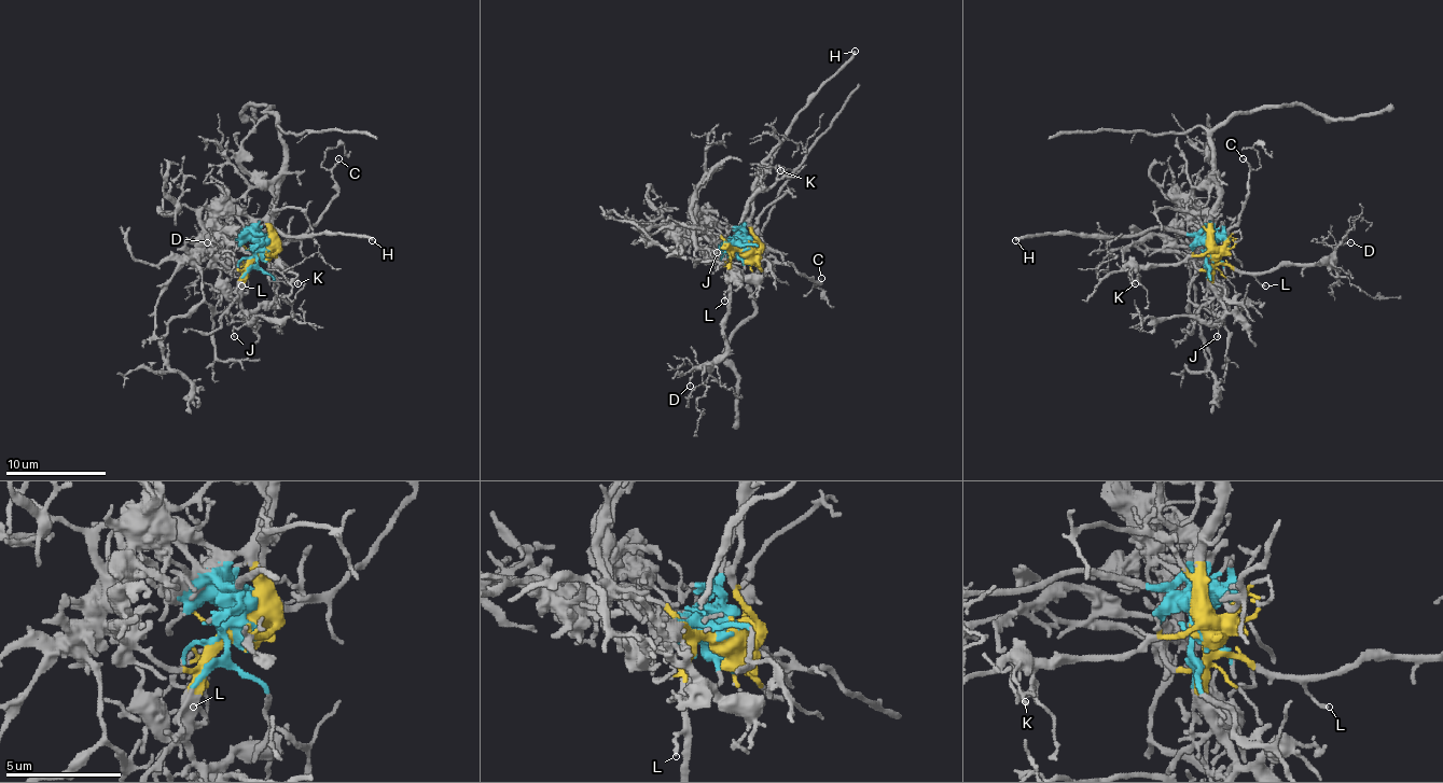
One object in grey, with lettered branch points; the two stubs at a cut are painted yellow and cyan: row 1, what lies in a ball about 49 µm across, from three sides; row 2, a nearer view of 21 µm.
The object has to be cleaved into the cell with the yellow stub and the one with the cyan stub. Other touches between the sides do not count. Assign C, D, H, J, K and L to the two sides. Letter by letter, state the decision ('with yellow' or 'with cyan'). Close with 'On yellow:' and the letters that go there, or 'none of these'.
C: with cyan
D: with yellow
H: with cyan
J: with yellow
K: with yellow
L: with yellow
On yellow: D, J, K, L

